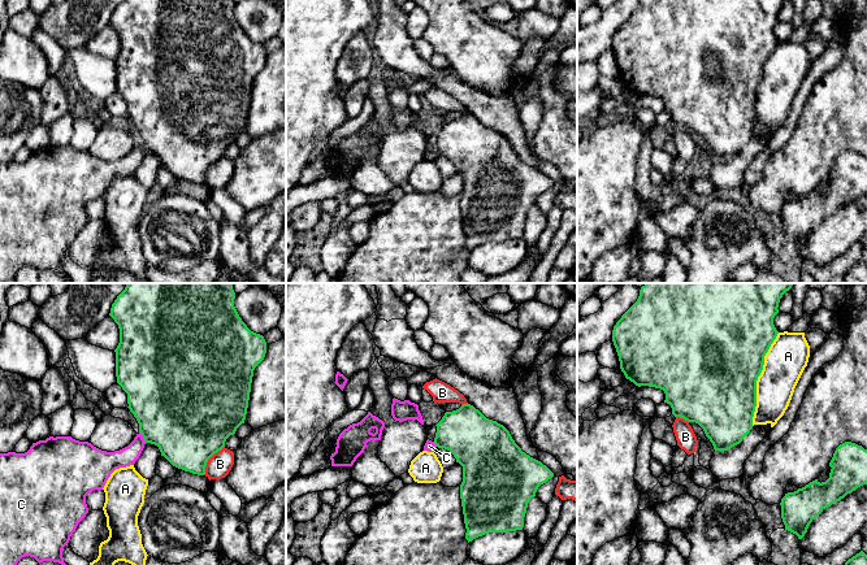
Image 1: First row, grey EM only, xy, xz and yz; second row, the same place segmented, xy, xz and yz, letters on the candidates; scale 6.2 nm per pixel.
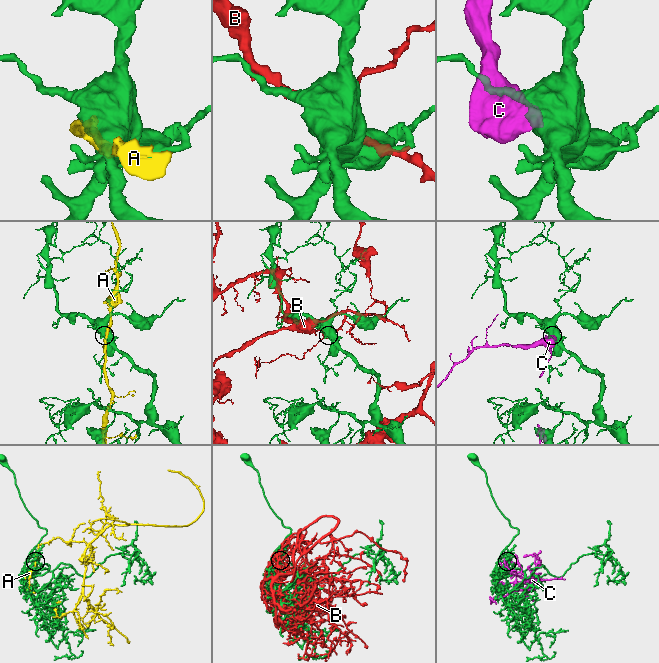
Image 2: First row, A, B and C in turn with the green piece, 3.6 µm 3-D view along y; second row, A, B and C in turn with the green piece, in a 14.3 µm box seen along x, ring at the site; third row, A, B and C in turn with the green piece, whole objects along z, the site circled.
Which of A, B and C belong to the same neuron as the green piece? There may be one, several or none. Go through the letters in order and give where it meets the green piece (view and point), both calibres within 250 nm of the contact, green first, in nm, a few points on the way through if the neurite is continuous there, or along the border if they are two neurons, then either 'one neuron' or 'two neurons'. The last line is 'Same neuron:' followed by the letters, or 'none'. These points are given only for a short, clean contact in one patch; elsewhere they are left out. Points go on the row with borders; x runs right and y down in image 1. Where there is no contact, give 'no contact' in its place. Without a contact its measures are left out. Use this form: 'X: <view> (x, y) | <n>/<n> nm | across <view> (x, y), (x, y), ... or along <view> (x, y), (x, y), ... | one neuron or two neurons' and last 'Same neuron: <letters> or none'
A: yz (757, 379) | 500/260 nm | two neurons
B: xy (208, 459) | 480/150 nm | two neurons
C: xy (142, 435) | 480/120 nm | along xy (139, 431), (146, 442) | two neurons
Same neuron: none

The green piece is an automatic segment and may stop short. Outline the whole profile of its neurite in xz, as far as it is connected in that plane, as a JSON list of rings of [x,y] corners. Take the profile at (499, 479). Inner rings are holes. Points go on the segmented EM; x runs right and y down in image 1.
[[[468,403],[446,412],[435,426],[435,447],[450,451],[463,466],[460,499],[468,543],[489,533],[523,530],[528,503],[554,473],[523,452],[503,425],[486,418]]]

